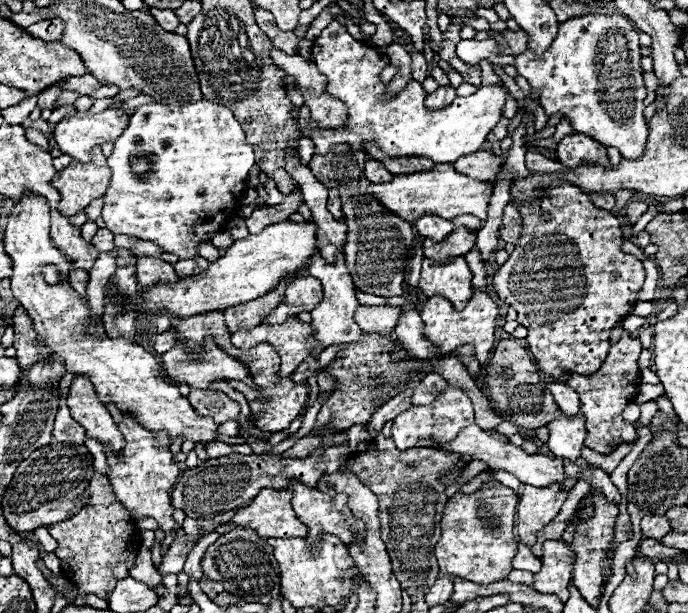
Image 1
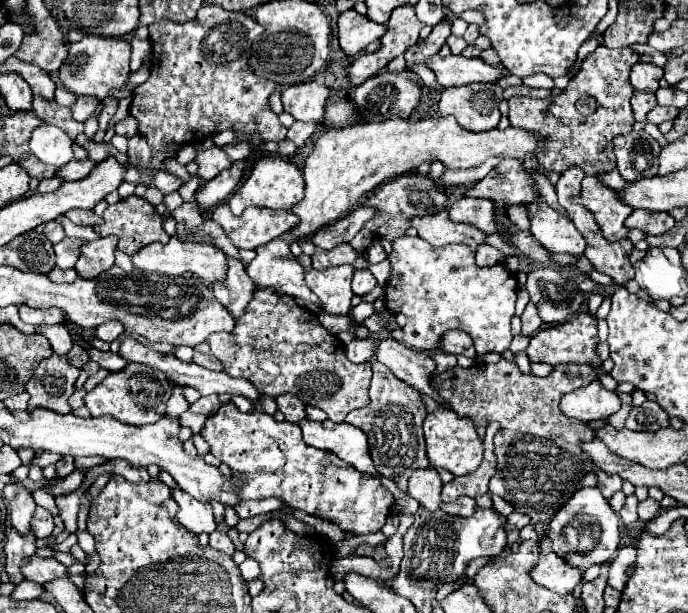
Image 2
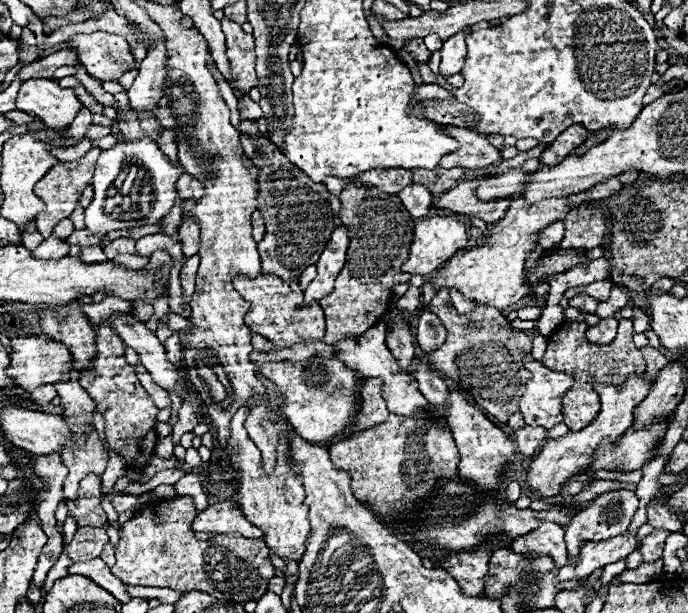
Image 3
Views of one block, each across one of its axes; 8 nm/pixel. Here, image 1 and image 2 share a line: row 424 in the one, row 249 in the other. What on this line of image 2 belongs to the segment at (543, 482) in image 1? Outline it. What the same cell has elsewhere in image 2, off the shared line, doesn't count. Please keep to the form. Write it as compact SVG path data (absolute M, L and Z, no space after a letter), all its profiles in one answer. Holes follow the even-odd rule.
M446 210L430 214L426 218L412 218L412 226L418 230L418 236L422 236L426 242L434 246L464 244L476 252L480 244L486 244L486 234L482 230L470 224L452 222Z

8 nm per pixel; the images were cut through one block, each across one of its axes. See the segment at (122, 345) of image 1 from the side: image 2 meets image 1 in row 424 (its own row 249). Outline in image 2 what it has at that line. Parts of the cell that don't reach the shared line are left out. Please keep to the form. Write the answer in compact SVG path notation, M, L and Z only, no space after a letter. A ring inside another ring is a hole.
M172 236L168 244L148 244L148 246L144 246L140 252L136 252L132 256L132 262L138 270L156 272L156 274L162 274L162 276L182 276L184 272L192 272L192 274L204 278L208 284L224 282L226 270L228 270L228 260L218 248L214 248L210 244L180 242L176 236Z

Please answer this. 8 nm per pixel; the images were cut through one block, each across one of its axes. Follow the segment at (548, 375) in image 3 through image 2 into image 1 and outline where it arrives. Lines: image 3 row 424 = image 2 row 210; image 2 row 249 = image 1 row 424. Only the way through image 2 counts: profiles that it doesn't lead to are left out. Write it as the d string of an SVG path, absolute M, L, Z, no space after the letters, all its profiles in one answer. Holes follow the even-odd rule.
M560 414L546 426L550 430L548 448L556 458L568 458L568 460L580 458L580 450L586 440L584 420L580 416Z

